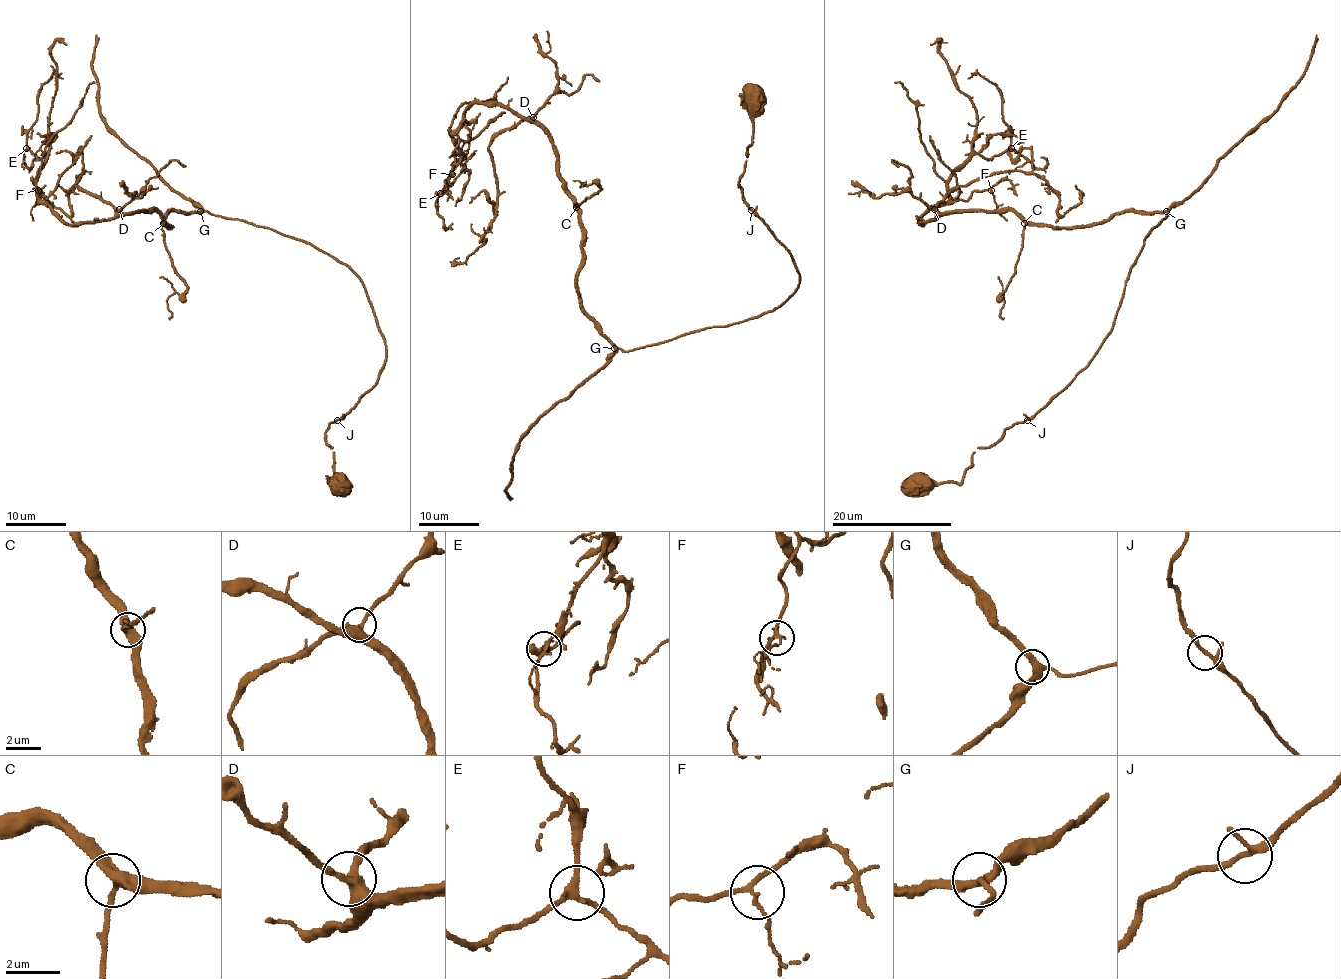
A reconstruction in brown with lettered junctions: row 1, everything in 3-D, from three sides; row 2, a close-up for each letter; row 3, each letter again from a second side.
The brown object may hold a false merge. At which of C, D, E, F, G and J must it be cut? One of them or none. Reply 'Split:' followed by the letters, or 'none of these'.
Split: none of these

